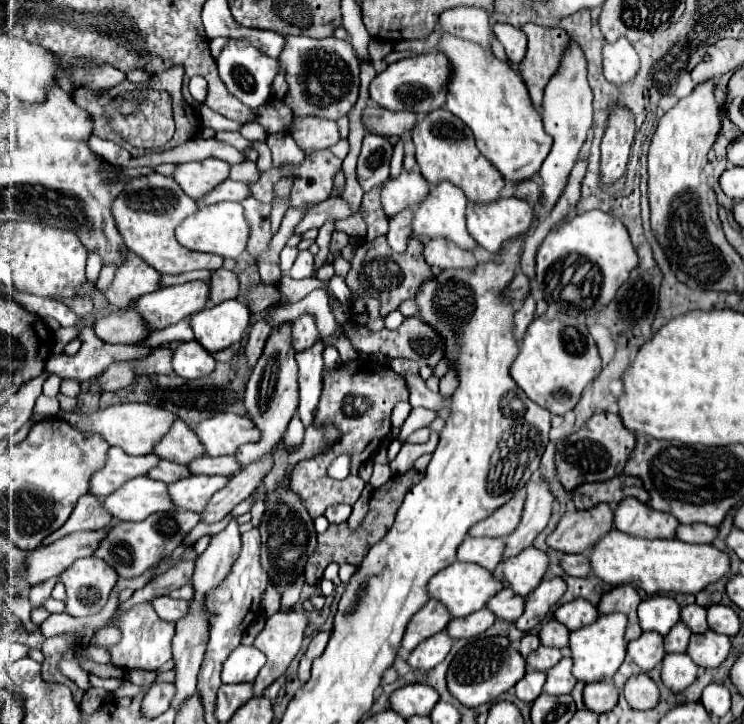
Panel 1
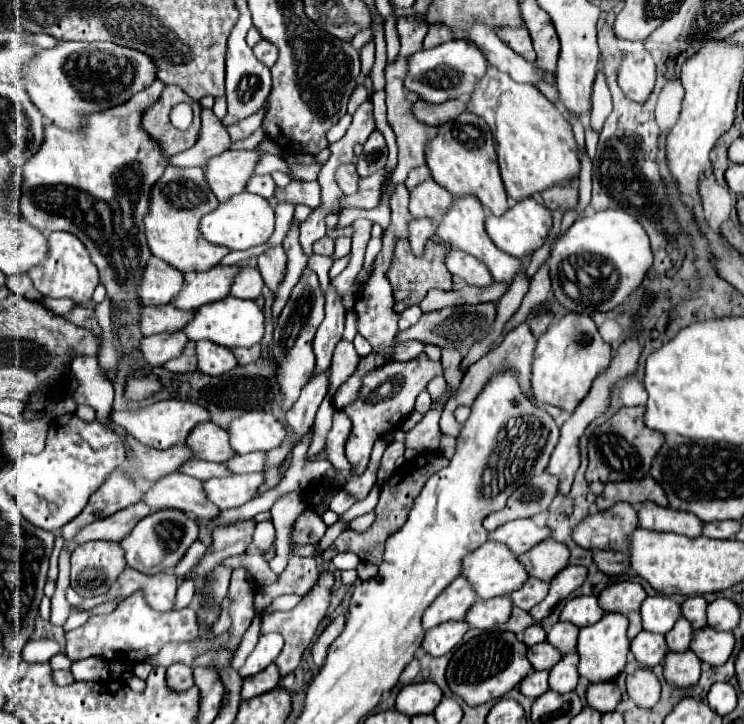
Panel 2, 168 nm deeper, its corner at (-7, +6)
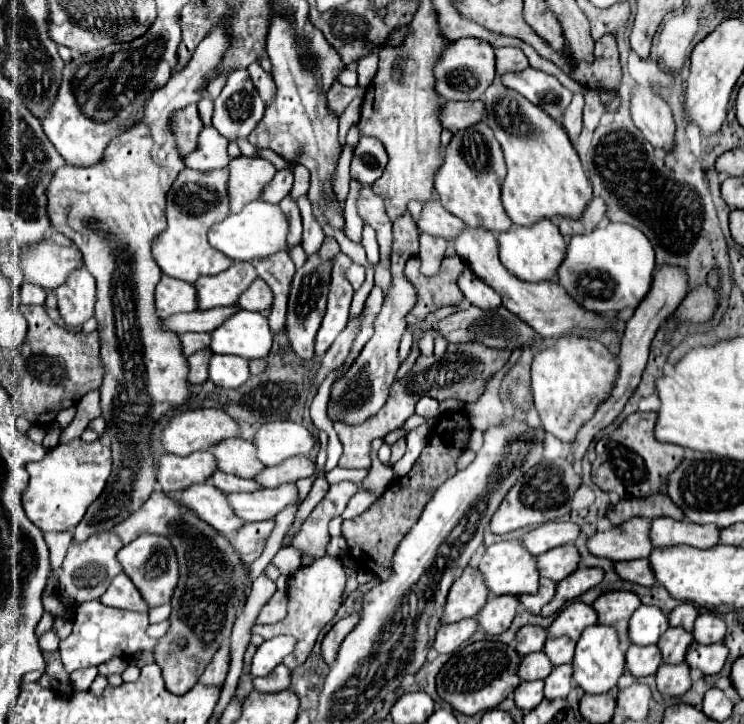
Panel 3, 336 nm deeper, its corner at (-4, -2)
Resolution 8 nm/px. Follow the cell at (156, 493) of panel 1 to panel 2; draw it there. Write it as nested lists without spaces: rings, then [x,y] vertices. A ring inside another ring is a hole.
[[[178,471],[154,481],[142,495],[142,503],[152,509],[180,509],[202,521],[210,521],[220,513],[218,507],[206,499],[202,481]]]

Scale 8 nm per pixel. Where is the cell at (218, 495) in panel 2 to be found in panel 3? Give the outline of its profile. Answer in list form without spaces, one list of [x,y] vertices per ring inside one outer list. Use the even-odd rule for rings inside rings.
[[[281,485],[277,489],[261,489],[253,493],[229,493],[229,505],[245,521],[275,519],[289,505],[299,505],[299,491],[295,485]]]

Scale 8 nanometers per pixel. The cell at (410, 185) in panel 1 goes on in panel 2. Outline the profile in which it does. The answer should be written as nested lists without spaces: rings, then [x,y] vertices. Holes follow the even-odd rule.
[[[430,177],[410,191],[408,209],[412,217],[440,219],[450,207],[450,203],[452,203],[452,195]]]

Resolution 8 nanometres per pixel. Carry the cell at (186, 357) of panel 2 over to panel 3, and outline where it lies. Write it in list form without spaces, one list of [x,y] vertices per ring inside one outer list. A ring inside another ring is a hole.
[[[203,349],[189,357],[189,383],[205,383],[209,379],[209,355],[213,351]]]

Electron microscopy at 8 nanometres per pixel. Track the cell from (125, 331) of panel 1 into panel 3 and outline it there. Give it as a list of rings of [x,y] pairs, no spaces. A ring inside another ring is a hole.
[[[237,305],[235,307],[217,307],[217,309],[207,309],[207,311],[191,311],[191,313],[179,313],[163,321],[165,329],[171,329],[175,333],[187,333],[187,331],[215,331],[233,311],[241,311]]]

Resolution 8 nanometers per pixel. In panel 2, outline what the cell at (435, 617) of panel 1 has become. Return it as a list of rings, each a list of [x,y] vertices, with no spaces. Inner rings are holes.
[[[456,577],[424,611],[422,627],[424,631],[442,625],[446,621],[462,621],[470,605],[476,601],[476,595],[466,579]]]

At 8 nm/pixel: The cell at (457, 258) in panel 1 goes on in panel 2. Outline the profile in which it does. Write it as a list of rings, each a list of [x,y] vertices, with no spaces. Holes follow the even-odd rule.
[[[448,247],[448,255],[446,255],[446,267],[452,275],[462,277],[468,285],[476,285],[476,287],[486,287],[490,285],[494,279],[488,271],[488,267],[484,263],[480,263],[476,257],[460,251],[460,249],[452,249]]]

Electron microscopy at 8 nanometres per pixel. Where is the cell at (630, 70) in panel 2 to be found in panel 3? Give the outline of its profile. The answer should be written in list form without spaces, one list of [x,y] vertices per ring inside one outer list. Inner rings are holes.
[[[637,87],[631,99],[631,115],[645,139],[665,153],[675,147],[675,121],[669,105],[653,91]]]

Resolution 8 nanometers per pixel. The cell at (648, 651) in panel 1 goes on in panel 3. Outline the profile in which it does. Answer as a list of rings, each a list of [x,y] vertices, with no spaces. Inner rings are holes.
[[[631,645],[627,649],[627,669],[631,671],[633,677],[645,677],[645,675],[655,675],[655,671],[659,669],[661,661],[661,653],[657,649],[657,645]]]

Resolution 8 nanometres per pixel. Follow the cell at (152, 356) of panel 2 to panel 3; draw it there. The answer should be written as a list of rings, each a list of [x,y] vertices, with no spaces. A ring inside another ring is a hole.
[[[181,333],[179,339],[183,343],[185,357],[209,347],[209,333]]]

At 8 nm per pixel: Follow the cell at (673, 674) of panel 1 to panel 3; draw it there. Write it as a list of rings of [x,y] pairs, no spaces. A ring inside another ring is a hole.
[[[663,663],[655,673],[655,681],[657,681],[657,691],[661,695],[681,697],[691,687],[689,665],[687,663],[677,663],[677,665]]]

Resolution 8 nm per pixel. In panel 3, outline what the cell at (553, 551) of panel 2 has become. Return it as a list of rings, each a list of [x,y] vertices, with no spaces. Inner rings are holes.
[[[561,545],[537,557],[537,567],[539,567],[541,577],[561,581],[579,567],[579,559],[581,555],[575,545]]]

